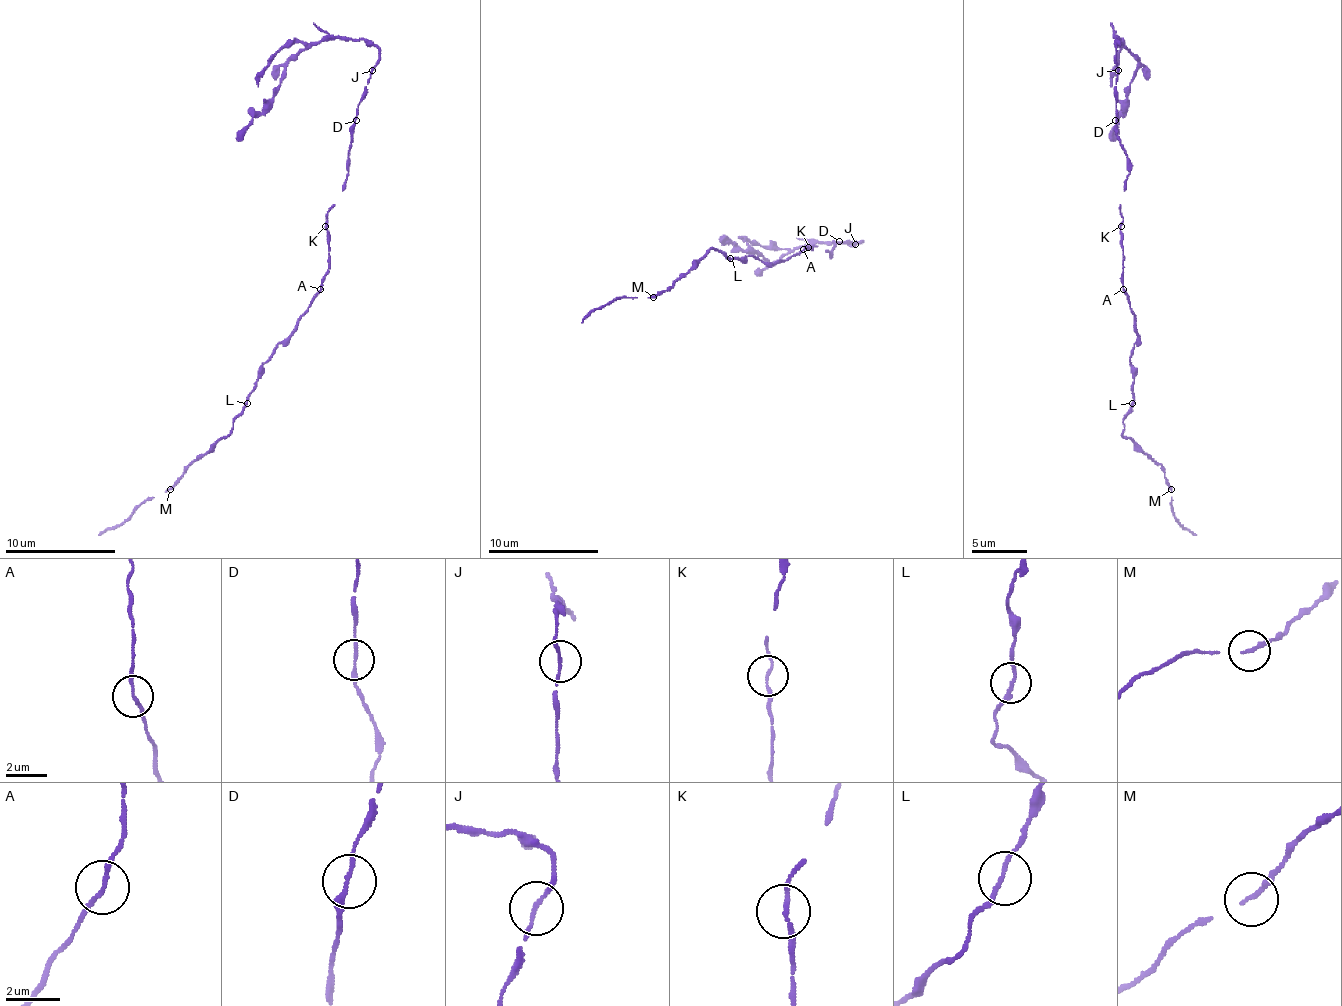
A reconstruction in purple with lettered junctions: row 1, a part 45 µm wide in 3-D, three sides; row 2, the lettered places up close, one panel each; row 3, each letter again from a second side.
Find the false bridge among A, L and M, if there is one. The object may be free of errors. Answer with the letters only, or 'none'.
none

